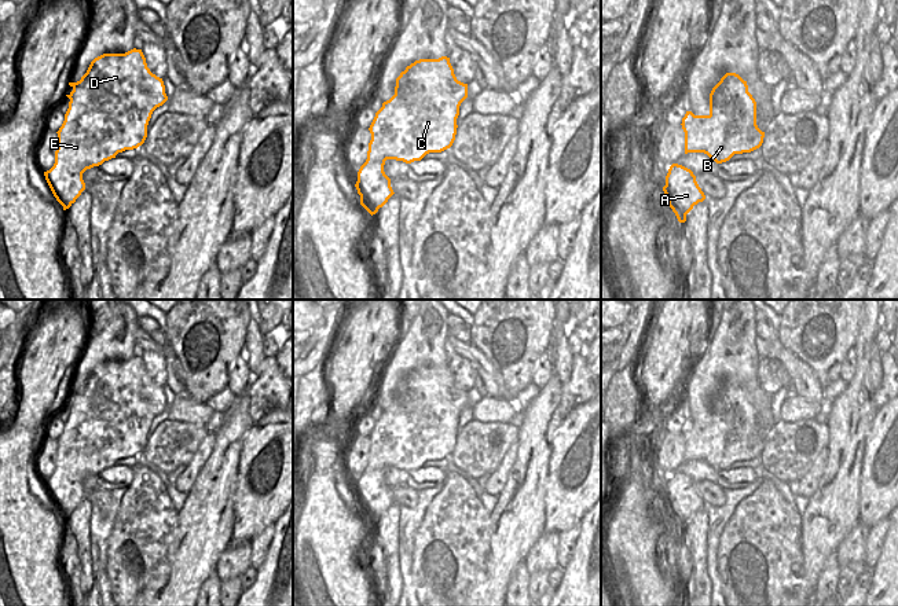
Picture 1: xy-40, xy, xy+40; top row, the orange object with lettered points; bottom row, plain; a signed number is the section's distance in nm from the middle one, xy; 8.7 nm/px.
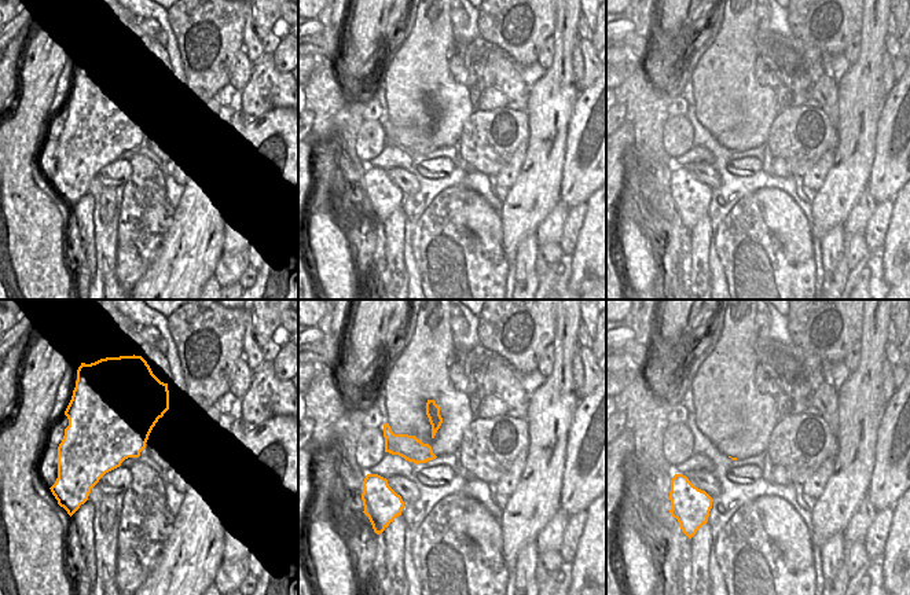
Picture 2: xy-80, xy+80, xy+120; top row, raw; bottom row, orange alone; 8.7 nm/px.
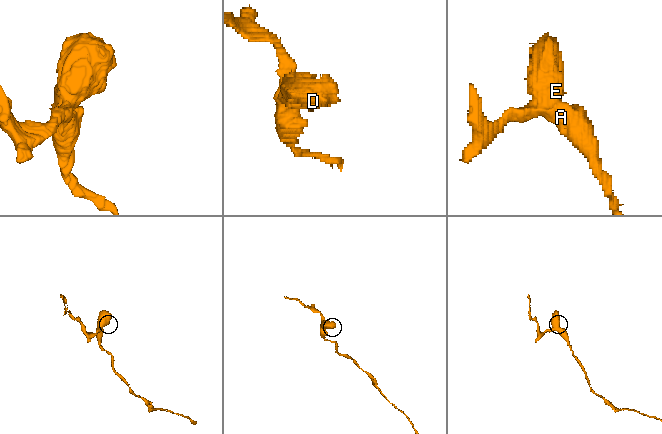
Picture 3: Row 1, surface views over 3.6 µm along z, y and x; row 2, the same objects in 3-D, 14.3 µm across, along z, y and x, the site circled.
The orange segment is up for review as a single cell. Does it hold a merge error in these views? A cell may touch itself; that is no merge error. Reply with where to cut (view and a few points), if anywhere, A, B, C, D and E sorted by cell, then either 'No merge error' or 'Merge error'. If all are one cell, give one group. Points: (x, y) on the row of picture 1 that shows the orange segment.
No split. Groups: A B C D E. No merge error.

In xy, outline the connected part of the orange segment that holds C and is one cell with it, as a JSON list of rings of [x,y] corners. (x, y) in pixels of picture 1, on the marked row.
[[[450,58],[419,59],[406,67],[396,78],[395,95],[382,103],[369,128],[367,159],[358,172],[355,184],[360,205],[373,216],[395,194],[391,179],[384,172],[386,159],[411,164],[429,153],[450,148],[457,135],[459,106],[468,98],[468,84],[457,80]]]

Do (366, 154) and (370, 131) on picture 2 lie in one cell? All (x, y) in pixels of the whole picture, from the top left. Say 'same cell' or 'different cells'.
same cell

